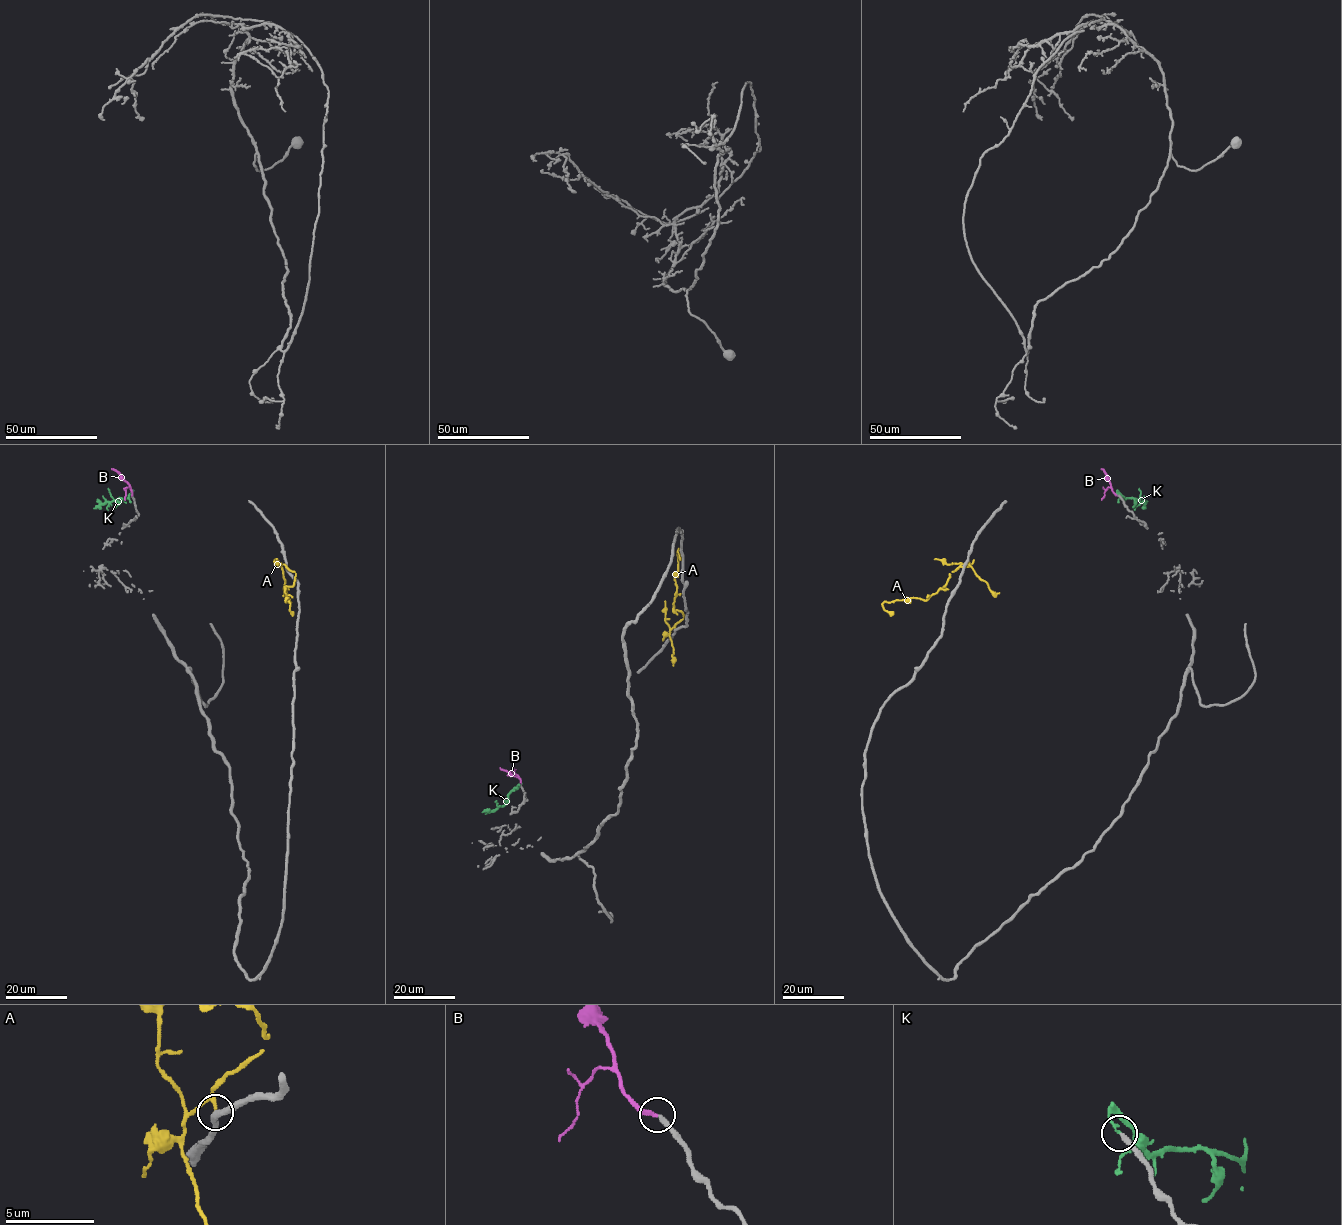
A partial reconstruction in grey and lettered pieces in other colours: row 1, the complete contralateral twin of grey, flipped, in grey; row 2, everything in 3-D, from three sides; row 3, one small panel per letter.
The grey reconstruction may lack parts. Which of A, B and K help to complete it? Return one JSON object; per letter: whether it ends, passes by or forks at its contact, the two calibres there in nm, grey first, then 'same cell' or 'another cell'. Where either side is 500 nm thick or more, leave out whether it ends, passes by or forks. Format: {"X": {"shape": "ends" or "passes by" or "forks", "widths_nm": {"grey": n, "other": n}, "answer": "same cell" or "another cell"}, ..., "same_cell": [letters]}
{"A": {"shape": "passes by", "widths_nm": {"grey": 360, "other": 180}, "answer": "another cell"}, "B": {"shape": "ends", "widths_nm": {"grey": 220, "other": 220}, "answer": "same cell"}, "K": {"shape": "ends", "widths_nm": {"grey": 220, "other": 120}, "answer": "another cell"}, "same_cell": ["B"]}

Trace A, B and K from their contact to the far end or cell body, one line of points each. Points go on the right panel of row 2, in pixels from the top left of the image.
A: (962, 567), (949, 573), (946, 584), (925, 600), (906, 598), (884, 602), (882, 607), (893, 614)
B: (1118, 495), (1113, 492), (1101, 469)
K: (1118, 495), (1124, 499), (1134, 498), (1145, 508)

